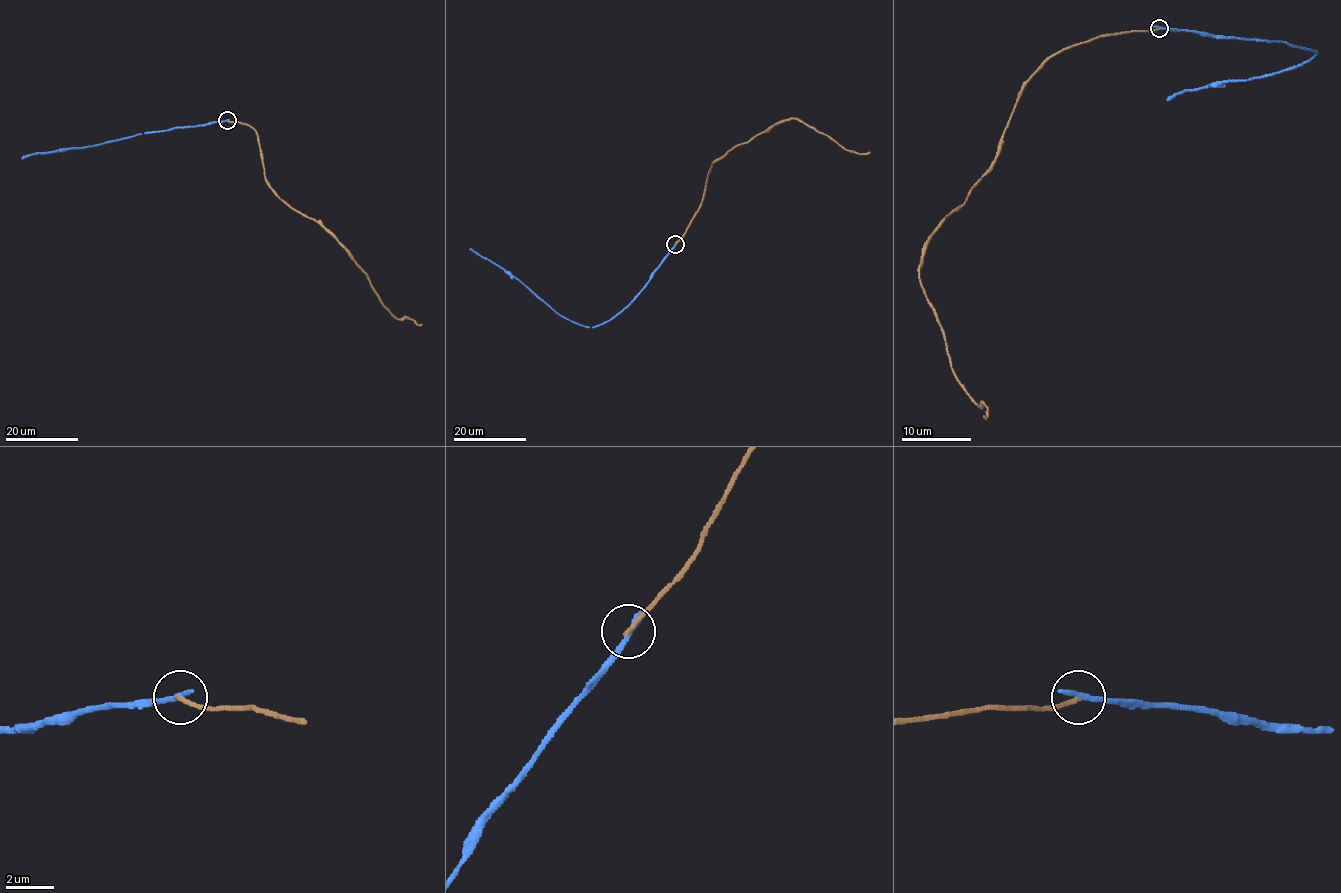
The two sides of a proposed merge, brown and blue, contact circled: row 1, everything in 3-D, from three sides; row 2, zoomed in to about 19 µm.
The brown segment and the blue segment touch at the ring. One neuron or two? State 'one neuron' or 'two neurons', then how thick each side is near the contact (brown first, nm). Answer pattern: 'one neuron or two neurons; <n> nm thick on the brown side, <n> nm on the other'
two neurons; 200 nm thick on the brown side, 280 nm on the other

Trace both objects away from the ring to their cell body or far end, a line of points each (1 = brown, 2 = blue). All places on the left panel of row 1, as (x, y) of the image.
1: (227, 120), (244, 123), (257, 134), (273, 191), (332, 235), (398, 319), (422, 324)
2: (227, 120), (177, 127), (89, 147), (33, 153), (22, 159)

